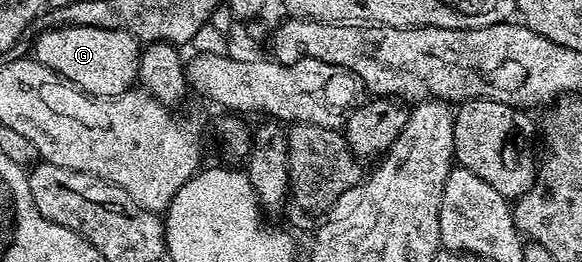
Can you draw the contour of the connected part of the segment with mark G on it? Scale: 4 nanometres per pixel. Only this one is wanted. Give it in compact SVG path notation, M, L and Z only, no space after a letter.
M95 26L51 28L33 41L34 59L62 76L67 83L96 98L122 96L124 92L132 91L139 75L140 55L141 44L130 34Z

